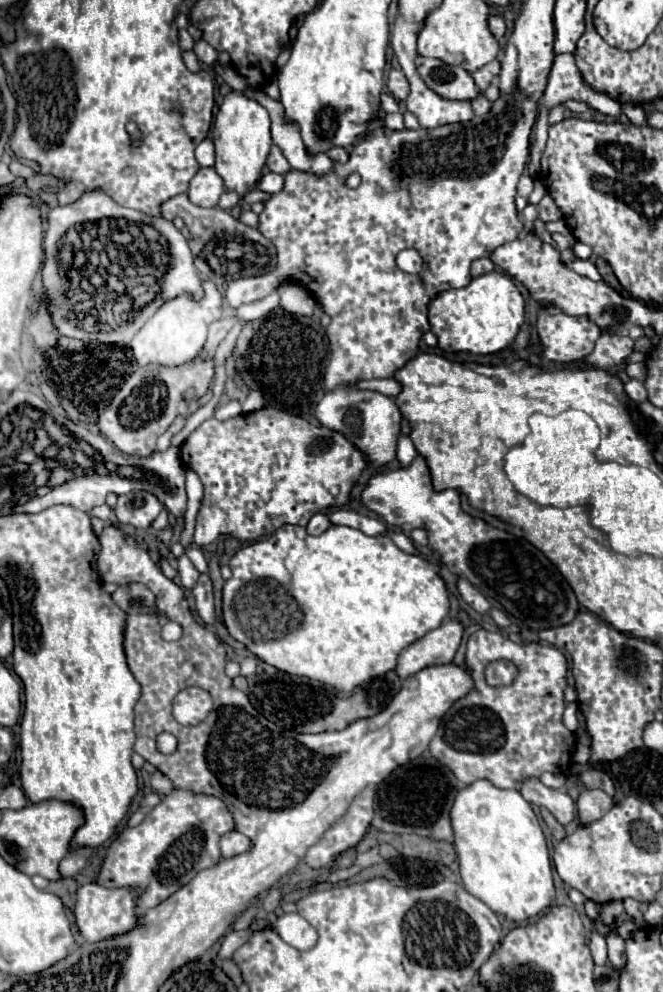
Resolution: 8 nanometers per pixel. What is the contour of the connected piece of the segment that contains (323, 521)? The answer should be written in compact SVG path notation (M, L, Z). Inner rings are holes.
M319 512L319 514L315 514L315 516L309 520L307 532L309 532L309 534L321 534L321 532L325 532L329 526L331 526L331 520L327 518L327 514Z

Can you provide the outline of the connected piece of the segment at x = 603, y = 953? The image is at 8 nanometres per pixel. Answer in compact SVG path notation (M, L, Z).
M591 930L591 940L589 940L589 950L595 960L595 964L605 964L607 962L607 944L605 936L599 930Z

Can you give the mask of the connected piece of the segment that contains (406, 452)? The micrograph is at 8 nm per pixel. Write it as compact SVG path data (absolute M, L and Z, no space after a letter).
M401 434L399 442L397 442L397 460L399 460L399 464L401 466L409 466L415 456L417 456L415 446L411 444L411 440L405 434Z

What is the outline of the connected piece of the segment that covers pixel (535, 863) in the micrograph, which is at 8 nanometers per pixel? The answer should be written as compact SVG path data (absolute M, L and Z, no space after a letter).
M475 780L457 792L449 816L459 874L467 892L515 922L553 906L555 886L545 836L531 804L517 790L503 790L489 780Z

